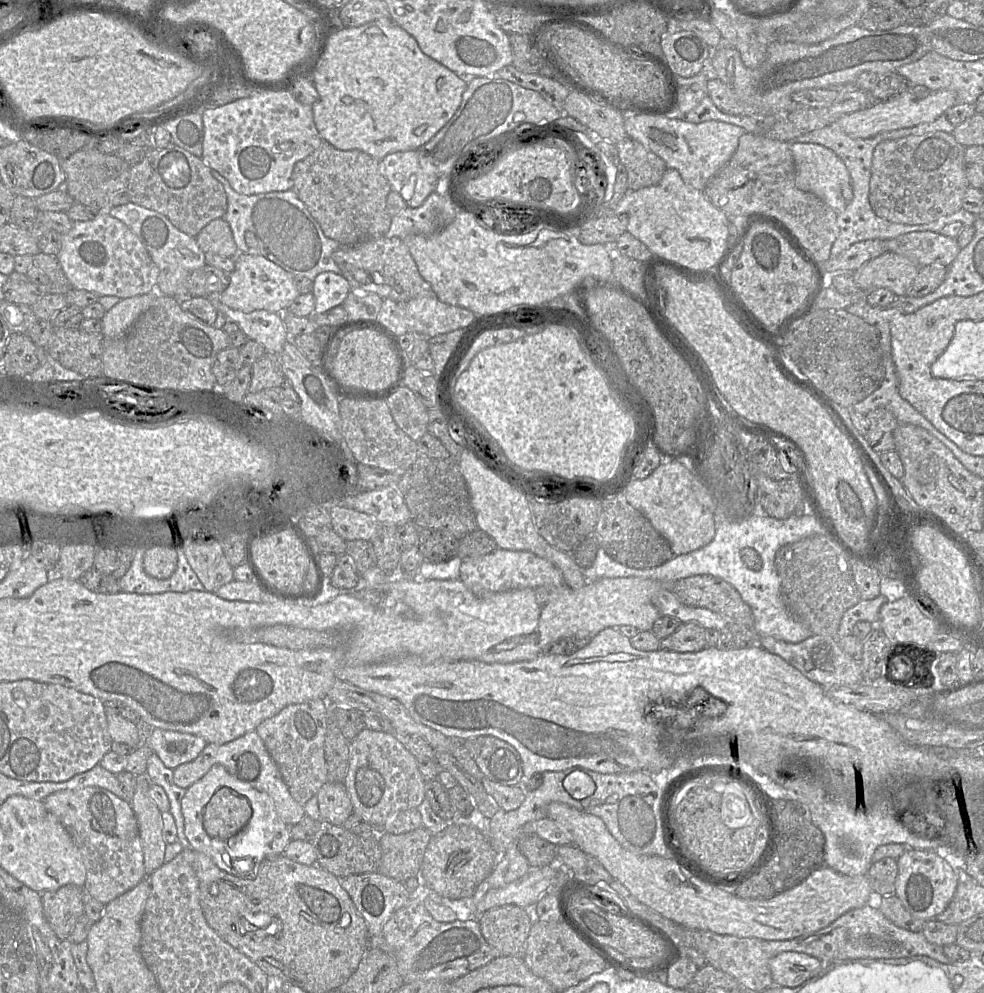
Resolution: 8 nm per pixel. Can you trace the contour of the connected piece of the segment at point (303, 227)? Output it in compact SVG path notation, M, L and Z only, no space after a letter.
M211 169L211 174L226 192L227 212L222 219L229 223L238 250L250 250L245 241L245 232L252 231L258 239L261 255L292 275L304 276L311 281L326 271L341 275L341 270L332 258L333 252L341 244L324 235L317 220L293 190L243 195L236 192L218 171Z

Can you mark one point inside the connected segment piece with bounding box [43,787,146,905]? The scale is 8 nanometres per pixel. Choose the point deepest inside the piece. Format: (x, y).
(104, 828)

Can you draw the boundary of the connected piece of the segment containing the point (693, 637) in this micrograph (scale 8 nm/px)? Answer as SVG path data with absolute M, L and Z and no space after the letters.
M694 622L681 623L674 633L660 640L660 649L679 653L697 652L705 647L706 629Z

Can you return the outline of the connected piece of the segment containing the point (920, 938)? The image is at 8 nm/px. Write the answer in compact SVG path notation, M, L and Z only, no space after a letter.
M869 905L849 910L825 928L788 940L764 940L762 950L770 958L781 952L794 951L808 954L820 961L834 963L852 962L858 959L898 959L924 955L943 964L953 961L945 955L943 947L929 942L921 932L912 932L896 926L879 909Z

